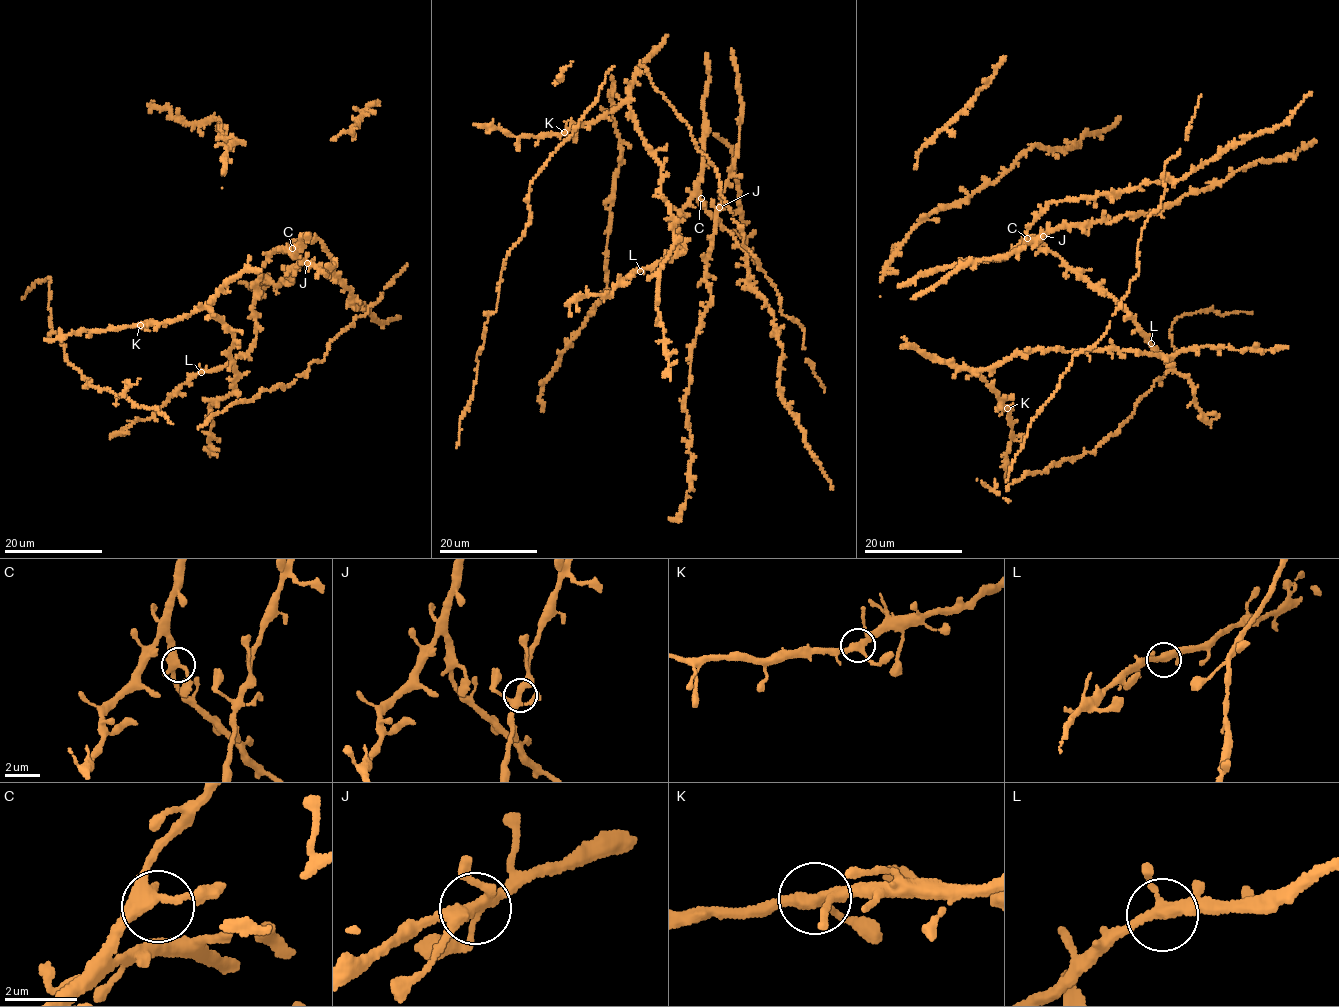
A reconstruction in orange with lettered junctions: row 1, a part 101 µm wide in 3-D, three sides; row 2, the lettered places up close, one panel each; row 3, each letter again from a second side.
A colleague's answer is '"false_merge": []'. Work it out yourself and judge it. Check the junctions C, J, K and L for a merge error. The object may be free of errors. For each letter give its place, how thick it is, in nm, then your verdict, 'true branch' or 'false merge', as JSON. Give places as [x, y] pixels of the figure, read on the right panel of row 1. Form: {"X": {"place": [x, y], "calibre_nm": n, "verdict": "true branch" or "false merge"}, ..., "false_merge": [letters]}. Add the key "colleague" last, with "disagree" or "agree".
{"C": {"place": [1027, 238], "calibre_nm": 360, "verdict": "true branch"}, "J": {"place": [1043, 236], "calibre_nm": 320, "verdict": "true branch"}, "K": {"place": [1007, 408], "calibre_nm": 280, "verdict": "true branch"}, "L": {"place": [1151, 343], "calibre_nm": 280, "verdict": "true branch"}, "false_merge": [], "colleague": "agree"}

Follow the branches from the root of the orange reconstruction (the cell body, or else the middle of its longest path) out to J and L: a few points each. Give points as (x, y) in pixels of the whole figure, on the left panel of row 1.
J: (303, 240), (292, 241), (292, 246), (299, 261), (307, 263)
L: (303, 240), (271, 253), (263, 268), (253, 308), (253, 345), (232, 361), (201, 372)

